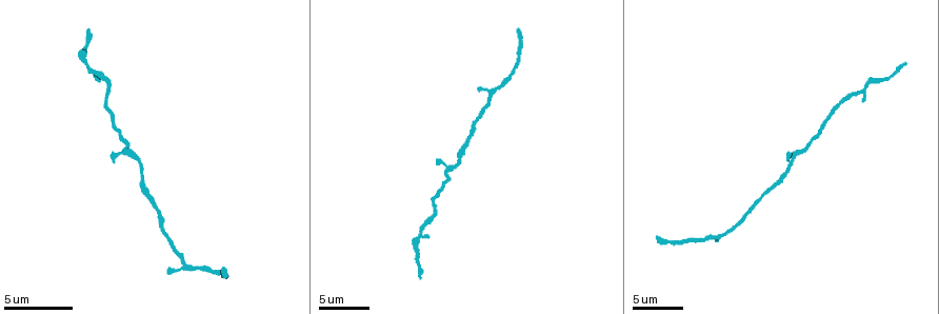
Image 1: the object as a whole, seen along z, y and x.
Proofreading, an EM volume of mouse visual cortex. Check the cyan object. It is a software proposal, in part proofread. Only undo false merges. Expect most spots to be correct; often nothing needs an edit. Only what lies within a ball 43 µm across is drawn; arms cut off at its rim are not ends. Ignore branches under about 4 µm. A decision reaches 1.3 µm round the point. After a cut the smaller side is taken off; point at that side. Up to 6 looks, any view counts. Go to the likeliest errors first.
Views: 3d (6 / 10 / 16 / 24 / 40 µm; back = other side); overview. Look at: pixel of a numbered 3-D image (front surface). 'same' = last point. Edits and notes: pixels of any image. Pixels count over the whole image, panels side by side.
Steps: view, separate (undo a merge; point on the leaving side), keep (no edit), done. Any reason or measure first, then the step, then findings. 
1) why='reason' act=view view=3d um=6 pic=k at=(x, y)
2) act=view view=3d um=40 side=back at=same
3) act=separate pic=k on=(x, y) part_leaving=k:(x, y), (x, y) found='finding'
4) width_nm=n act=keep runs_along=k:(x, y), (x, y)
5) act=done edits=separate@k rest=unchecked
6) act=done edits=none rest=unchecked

why='arms run side by side' act=view view=3d um=6 pic=1 at=(865, 86)

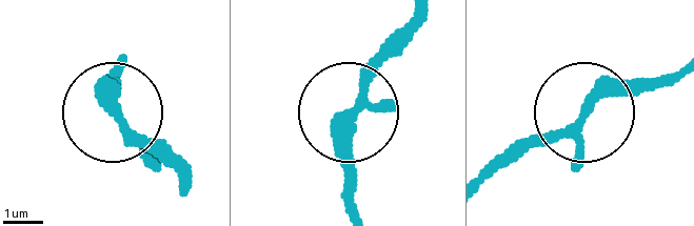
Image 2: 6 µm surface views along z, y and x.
why='from behind' act=view view=3d um=6 side=back pic=2 at=(350, 112)

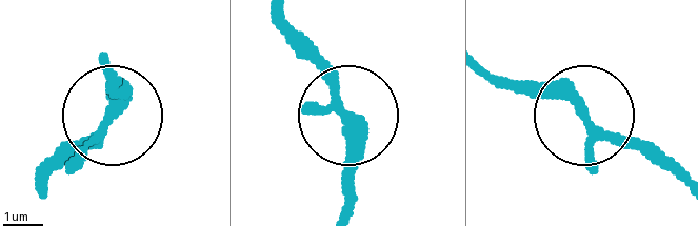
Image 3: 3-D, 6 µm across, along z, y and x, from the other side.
arms=4 act=keep found='one neuron here'

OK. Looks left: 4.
why='sudden change in width' act=view view=3d um=10 pic=1 at=(805, 146)

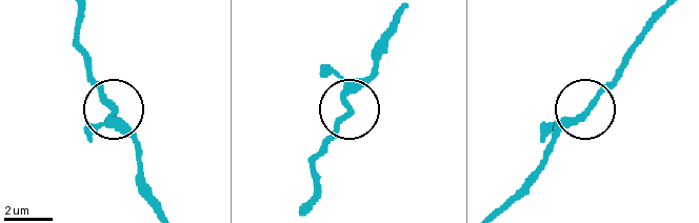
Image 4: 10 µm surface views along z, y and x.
why='from behind' act=view view=3d um=10 side=back pic=4 at=(586, 110)

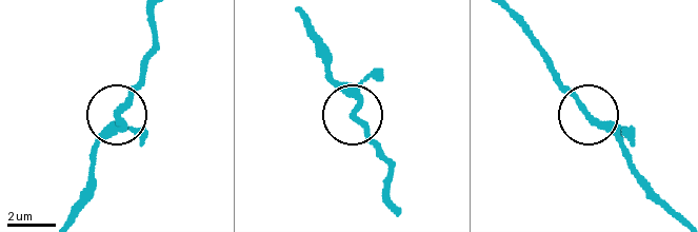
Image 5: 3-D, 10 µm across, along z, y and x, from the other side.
act=keep runs_along=5:(326, 70), (351, 94), (353, 118), (379, 147) found='continuous, no second neuron'

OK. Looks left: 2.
why='thick turns thin' act=view view=3d um=10 pic=1 at=(770, 190)

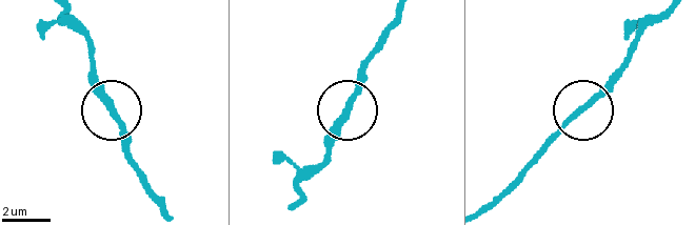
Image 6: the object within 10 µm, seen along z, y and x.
act=keep runs_along=6:(626, 64), (537, 157) found='continuous, no second neuron'

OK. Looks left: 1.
act=done edits=none rest=unchecked

